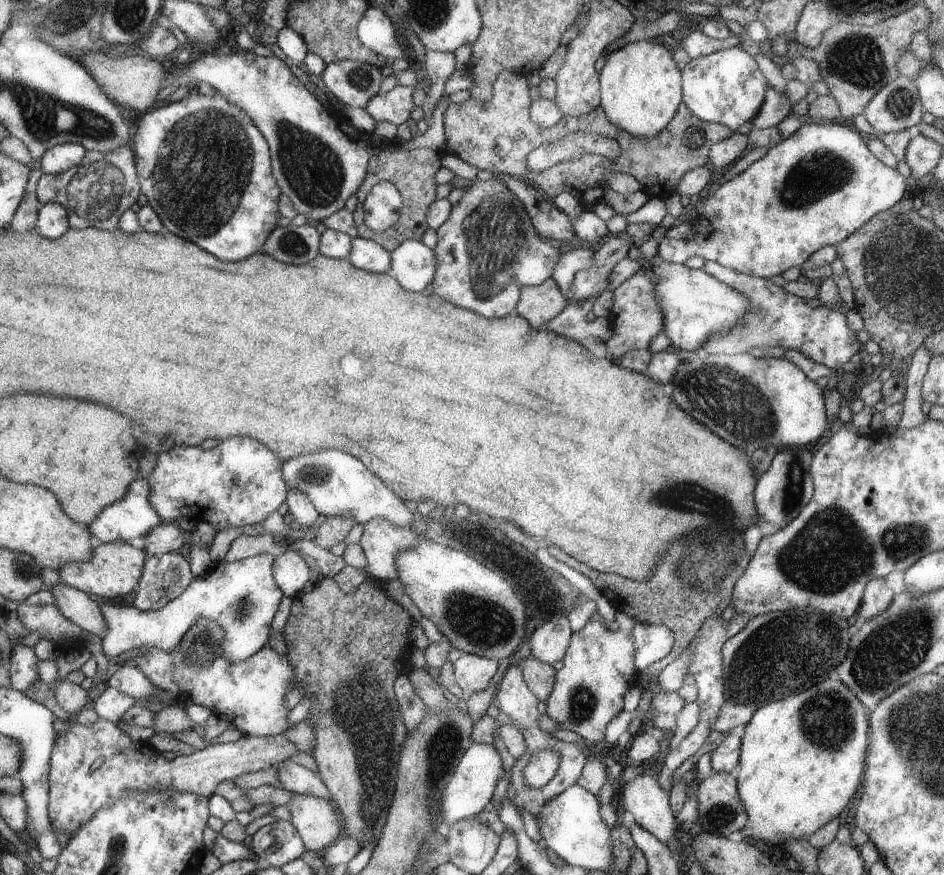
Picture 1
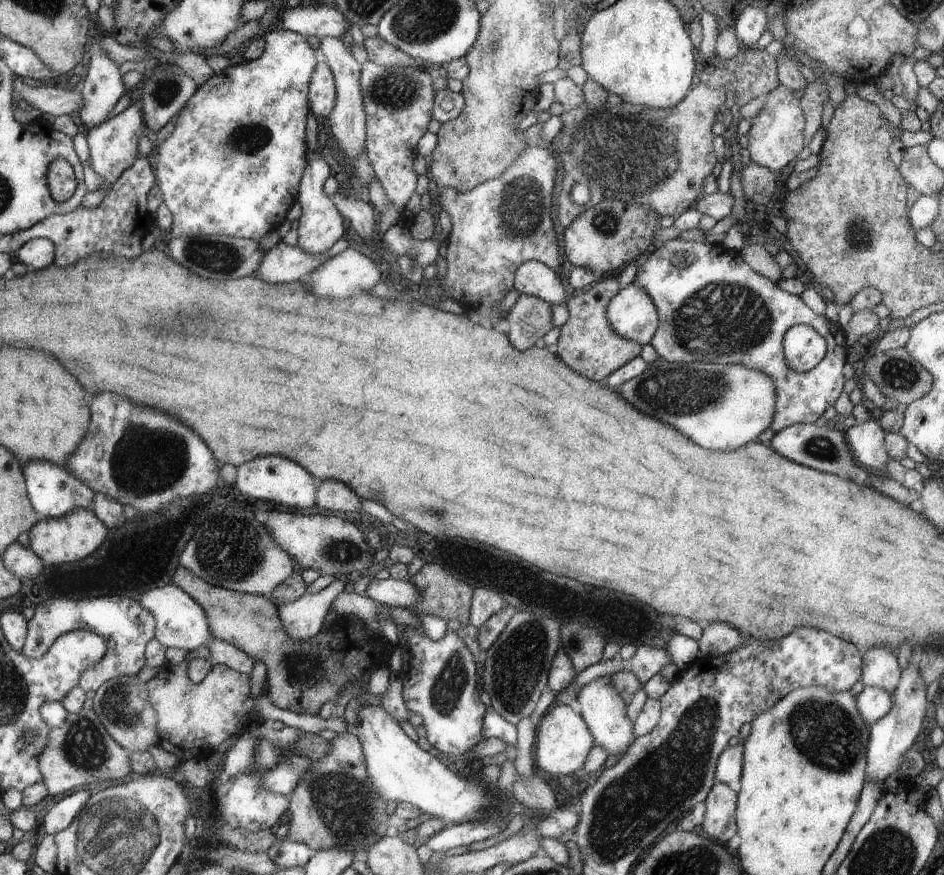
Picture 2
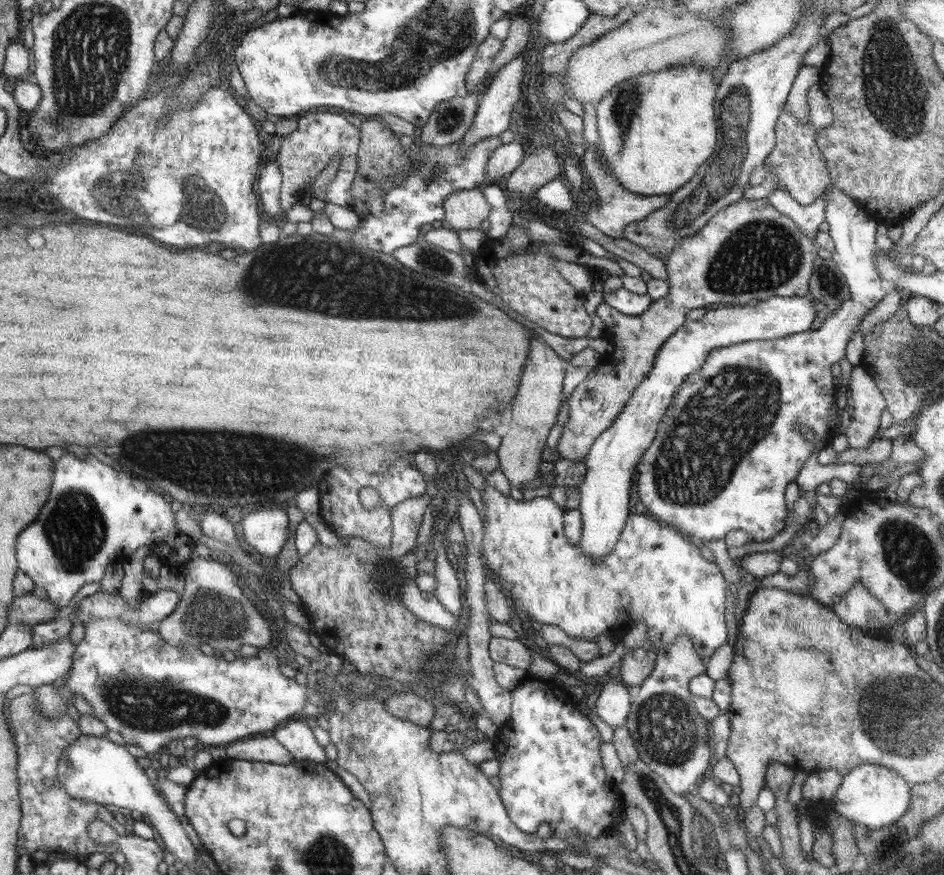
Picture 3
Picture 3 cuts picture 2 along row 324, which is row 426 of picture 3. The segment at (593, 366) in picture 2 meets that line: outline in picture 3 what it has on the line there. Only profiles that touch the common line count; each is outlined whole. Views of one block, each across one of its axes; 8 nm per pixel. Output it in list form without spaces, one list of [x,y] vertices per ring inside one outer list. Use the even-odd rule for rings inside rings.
[[[742,198],[732,205],[720,209],[701,229],[681,238],[667,256],[665,267],[668,275],[669,296],[655,300],[652,306],[638,316],[622,314],[612,306],[602,302],[596,308],[606,324],[605,337],[613,344],[612,368],[611,356],[600,356],[600,363],[589,376],[571,394],[568,400],[568,420],[560,433],[556,450],[562,459],[583,462],[589,454],[594,441],[608,430],[623,412],[639,384],[653,370],[657,352],[665,341],[673,336],[687,321],[686,313],[694,308],[716,308],[717,306],[747,305],[750,300],[763,301],[770,297],[799,297],[810,295],[809,282],[813,271],[813,262],[818,258],[816,246],[810,237],[799,229],[793,218],[782,214],[767,199],[746,200]]]

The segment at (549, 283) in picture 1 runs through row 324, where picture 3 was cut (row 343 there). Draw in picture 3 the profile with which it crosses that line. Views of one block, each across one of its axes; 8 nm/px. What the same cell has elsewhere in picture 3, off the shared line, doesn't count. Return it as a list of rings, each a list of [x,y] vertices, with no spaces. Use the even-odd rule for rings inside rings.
[[[535,333],[535,338],[531,340],[530,357],[523,370],[517,396],[512,401],[514,404],[510,406],[512,409],[510,428],[496,450],[499,468],[516,488],[523,489],[538,474],[540,452],[544,446],[547,446],[546,436],[549,436],[553,426],[557,424],[560,408],[563,405],[564,367],[565,359]]]

